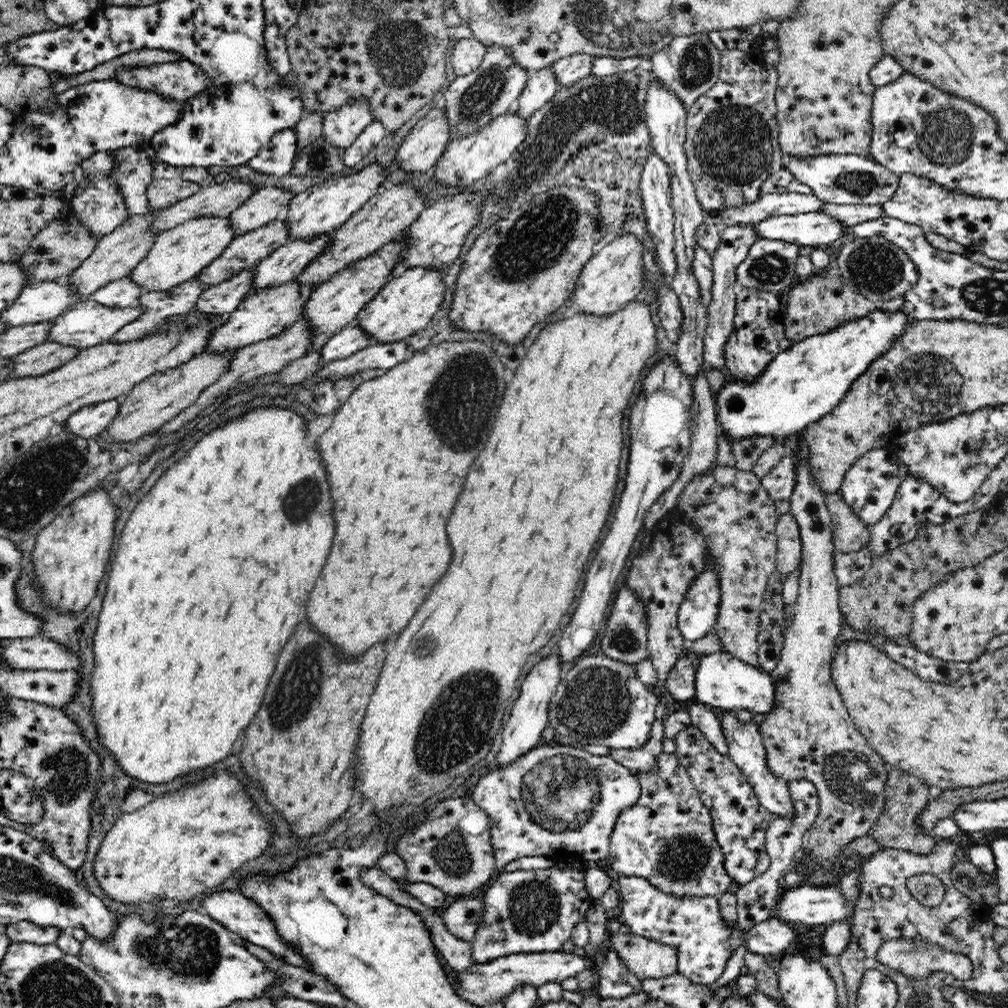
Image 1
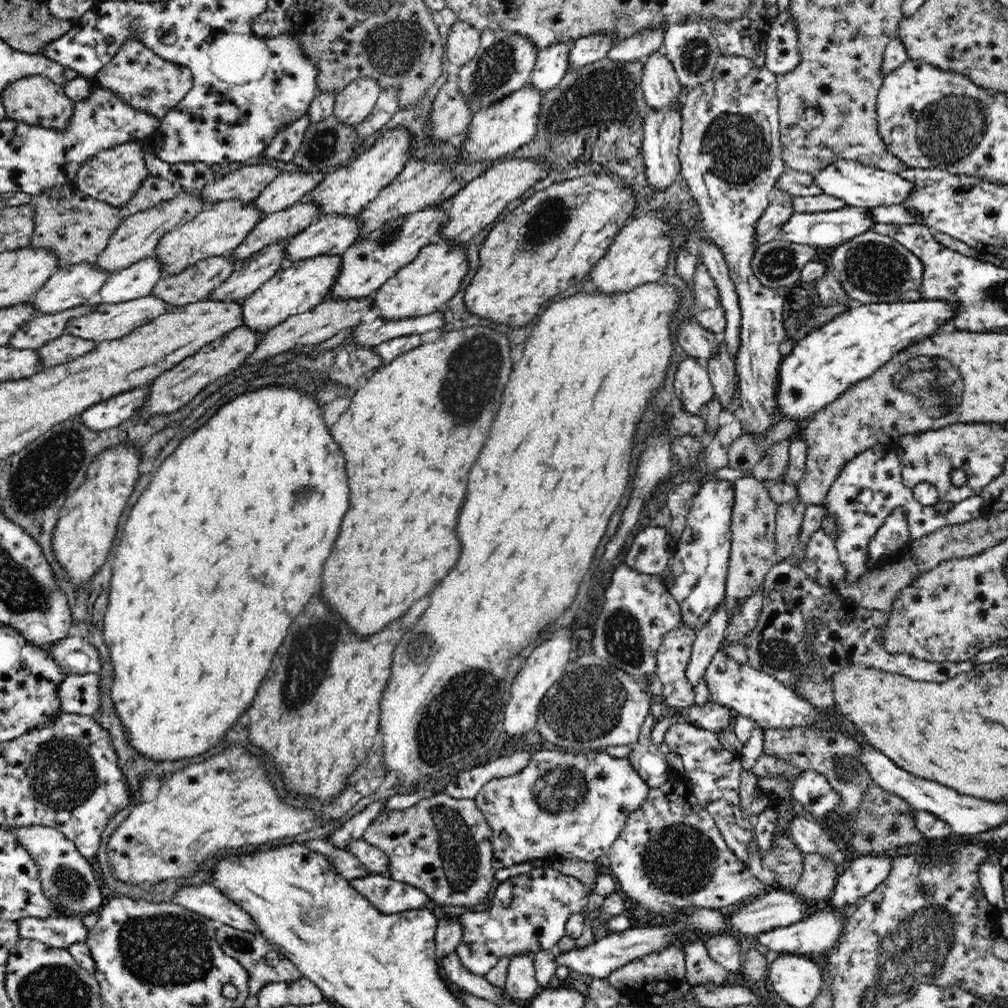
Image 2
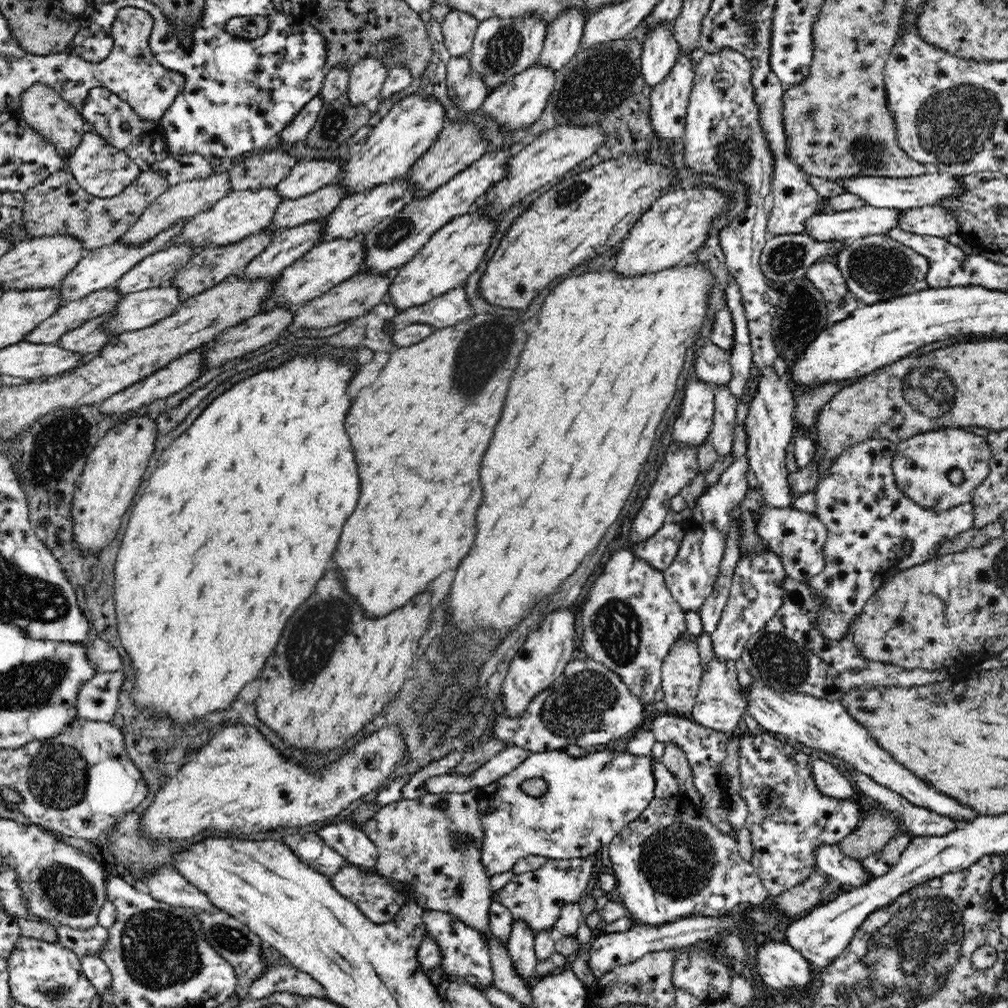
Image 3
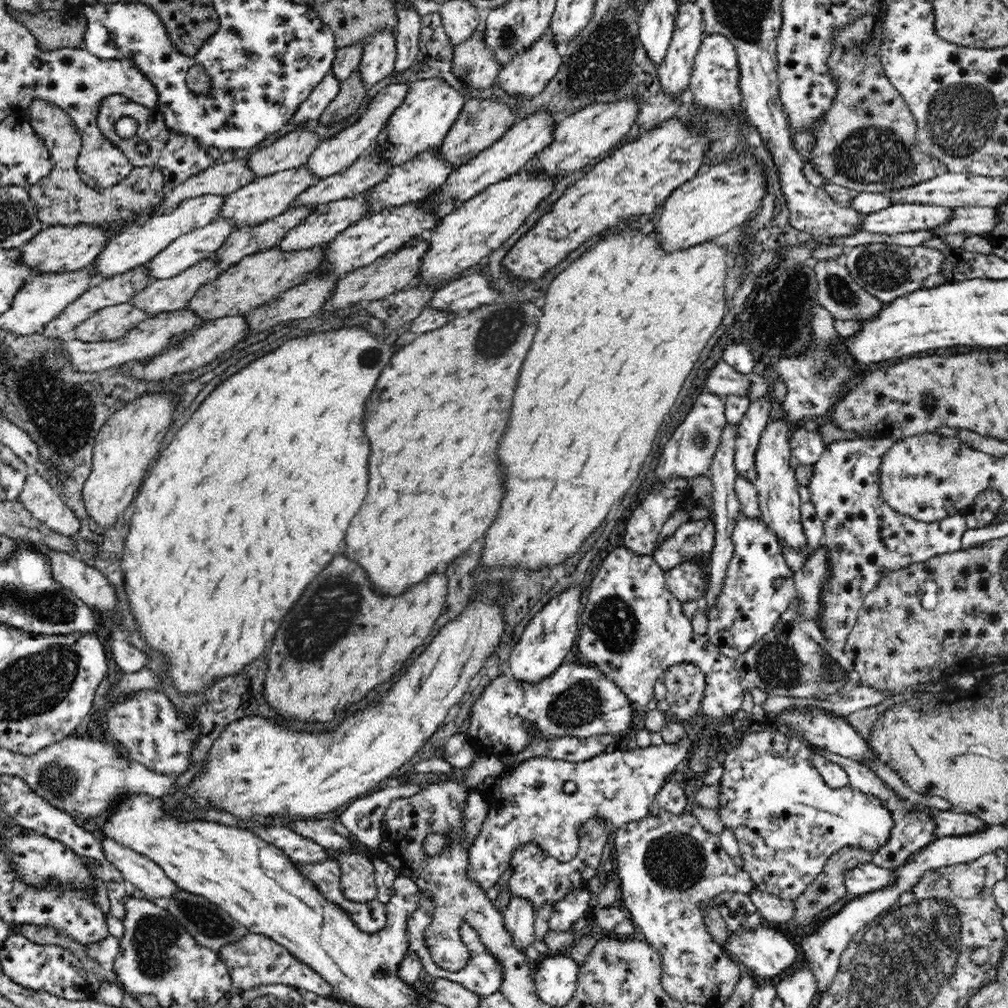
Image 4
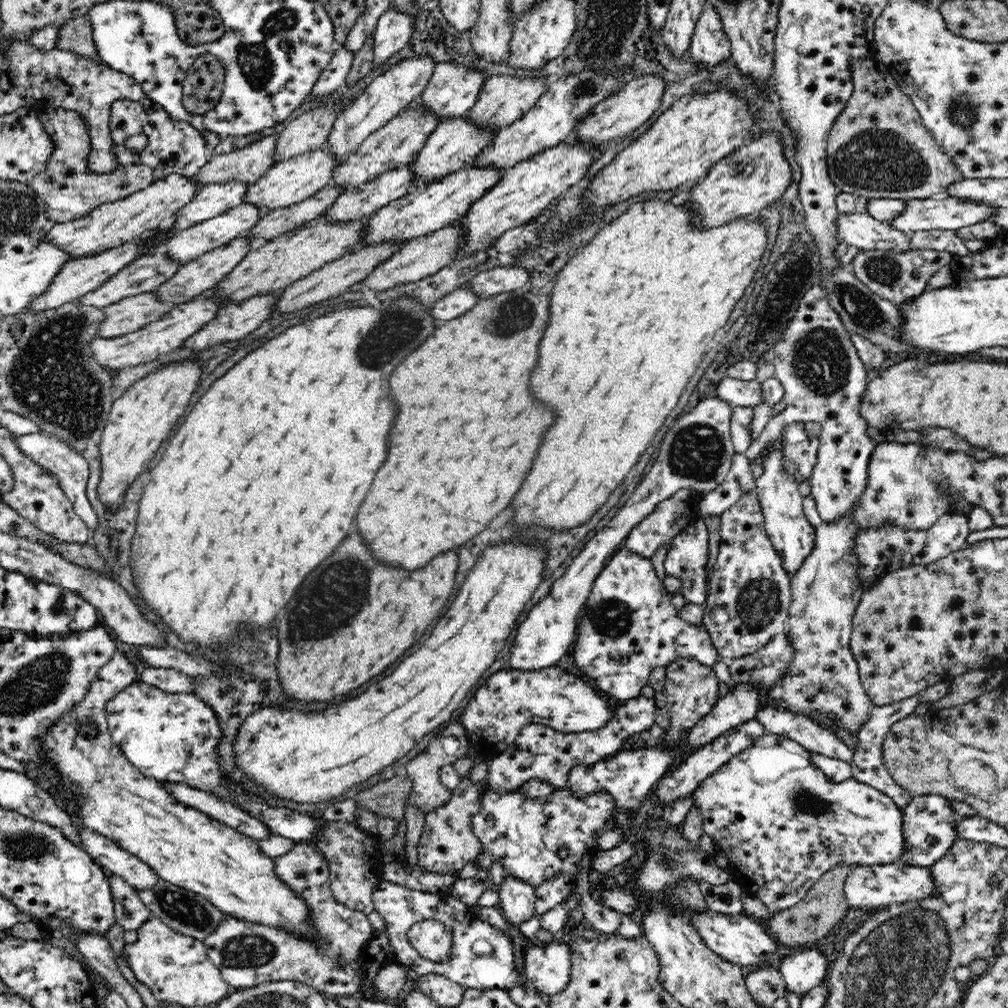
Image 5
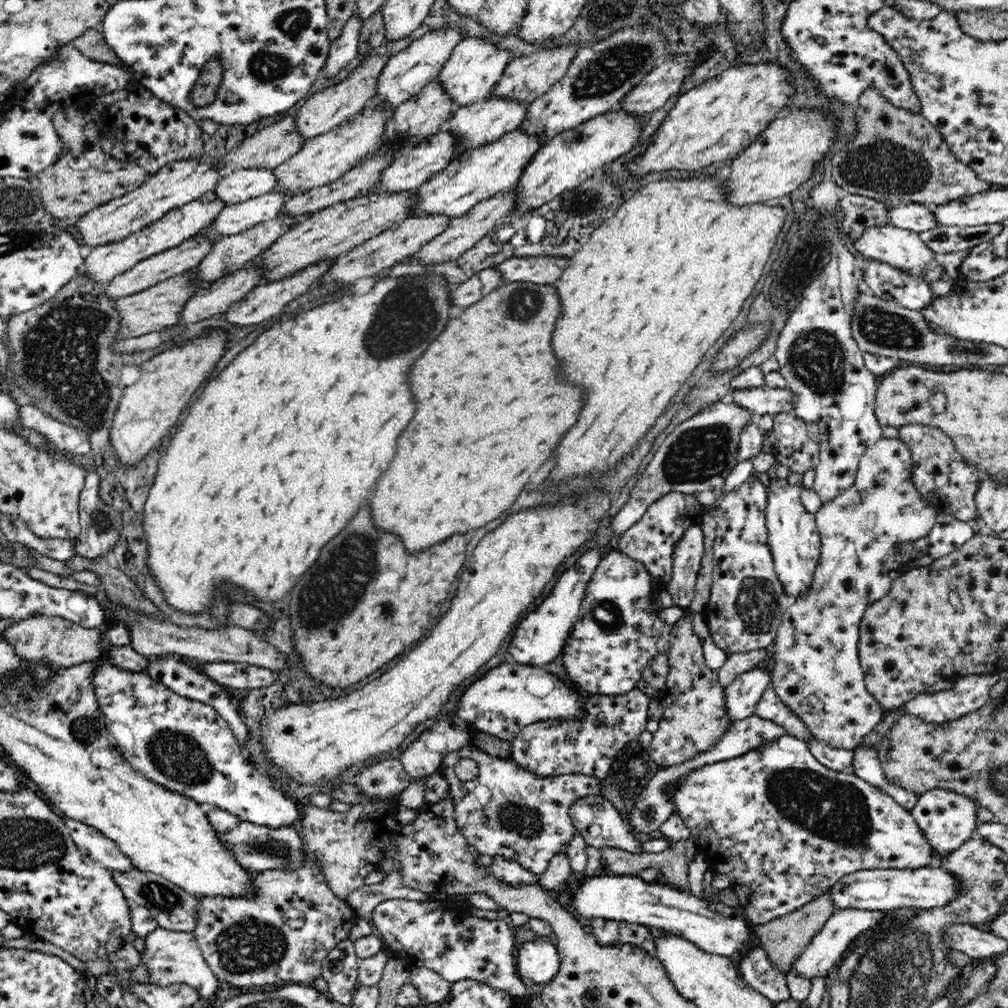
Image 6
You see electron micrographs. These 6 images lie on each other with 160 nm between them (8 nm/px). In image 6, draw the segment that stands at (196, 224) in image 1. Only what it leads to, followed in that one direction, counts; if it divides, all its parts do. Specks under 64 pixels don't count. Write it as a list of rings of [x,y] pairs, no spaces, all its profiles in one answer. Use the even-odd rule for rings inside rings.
[[[384,100],[368,102],[358,114],[334,127],[334,130],[306,139],[300,151],[274,169],[274,175],[278,180],[274,190],[284,191],[293,197],[312,188],[335,182],[347,171],[358,166],[358,162],[368,154],[378,150],[381,146],[381,136],[385,134],[385,122],[393,116],[393,113],[394,107],[390,107],[390,103]]]

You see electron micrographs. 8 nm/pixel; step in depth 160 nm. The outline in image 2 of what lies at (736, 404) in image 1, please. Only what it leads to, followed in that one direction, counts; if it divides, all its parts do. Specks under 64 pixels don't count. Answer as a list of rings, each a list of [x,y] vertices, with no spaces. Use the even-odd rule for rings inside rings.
[[[918,299],[914,302],[896,301],[890,303],[856,304],[845,314],[839,315],[816,330],[810,331],[802,340],[793,345],[792,351],[783,357],[778,380],[777,403],[781,409],[782,419],[804,420],[810,418],[820,408],[828,406],[846,392],[852,384],[868,378],[886,362],[892,360],[903,349],[916,345],[926,337],[937,333],[938,328],[956,317],[961,302],[944,302],[941,299]]]

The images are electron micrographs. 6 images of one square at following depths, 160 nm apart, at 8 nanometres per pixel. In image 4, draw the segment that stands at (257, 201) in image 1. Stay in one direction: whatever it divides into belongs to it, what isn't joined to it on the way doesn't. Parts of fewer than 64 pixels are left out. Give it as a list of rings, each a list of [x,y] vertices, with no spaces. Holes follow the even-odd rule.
[[[398,82],[398,84],[390,84],[386,88],[382,88],[368,104],[365,113],[353,125],[348,125],[348,127],[329,139],[320,141],[317,149],[313,150],[313,153],[308,157],[303,166],[310,168],[310,171],[314,172],[314,175],[318,175],[320,180],[347,170],[351,163],[356,162],[370,148],[372,142],[380,134],[380,130],[387,125],[387,120],[393,115],[396,108],[404,102],[404,98],[408,96],[409,84],[410,82]]]

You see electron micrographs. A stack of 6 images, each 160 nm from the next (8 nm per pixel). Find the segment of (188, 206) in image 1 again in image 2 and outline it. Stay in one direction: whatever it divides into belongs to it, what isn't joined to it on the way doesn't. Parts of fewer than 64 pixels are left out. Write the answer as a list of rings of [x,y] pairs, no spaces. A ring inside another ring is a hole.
[[[252,164],[224,176],[217,182],[206,184],[200,193],[205,197],[206,207],[234,198],[248,202],[257,199],[266,186],[276,179],[276,176],[280,176],[278,168]]]

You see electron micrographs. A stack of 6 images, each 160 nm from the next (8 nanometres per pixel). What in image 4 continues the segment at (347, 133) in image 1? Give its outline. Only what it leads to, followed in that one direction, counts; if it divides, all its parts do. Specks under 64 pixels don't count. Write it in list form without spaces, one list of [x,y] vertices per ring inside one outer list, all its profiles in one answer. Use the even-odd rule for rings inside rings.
[[[378,30],[378,33],[364,45],[358,72],[366,87],[385,80],[394,73],[397,57],[396,38],[393,30]]]

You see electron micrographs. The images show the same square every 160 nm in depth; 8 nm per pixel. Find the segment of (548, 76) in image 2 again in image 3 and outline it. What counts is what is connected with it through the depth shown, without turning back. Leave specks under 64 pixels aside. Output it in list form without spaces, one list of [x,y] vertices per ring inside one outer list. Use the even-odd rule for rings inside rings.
[[[566,8],[547,26],[539,62],[556,72],[564,68],[581,49],[584,25],[588,18],[581,8]]]

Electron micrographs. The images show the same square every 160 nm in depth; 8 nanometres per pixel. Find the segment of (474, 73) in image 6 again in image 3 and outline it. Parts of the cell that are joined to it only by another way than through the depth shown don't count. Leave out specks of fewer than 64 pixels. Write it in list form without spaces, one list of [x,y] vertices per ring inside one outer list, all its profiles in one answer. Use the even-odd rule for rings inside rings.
[[[410,94],[396,100],[394,107],[371,130],[365,143],[344,162],[342,169],[346,172],[340,183],[344,183],[345,190],[348,190],[345,196],[358,194],[376,183],[388,183],[407,176],[414,162],[434,144],[439,132],[447,126],[444,120],[446,111],[431,94]]]

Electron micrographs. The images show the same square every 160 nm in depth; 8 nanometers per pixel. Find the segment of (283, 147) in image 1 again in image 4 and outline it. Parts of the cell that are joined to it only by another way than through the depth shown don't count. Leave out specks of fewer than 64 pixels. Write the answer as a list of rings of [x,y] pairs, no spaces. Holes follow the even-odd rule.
[[[330,72],[320,84],[316,85],[316,88],[310,93],[310,97],[302,102],[294,114],[292,122],[300,125],[300,122],[318,119],[329,104],[334,101],[334,98],[338,96],[340,87],[341,83]]]

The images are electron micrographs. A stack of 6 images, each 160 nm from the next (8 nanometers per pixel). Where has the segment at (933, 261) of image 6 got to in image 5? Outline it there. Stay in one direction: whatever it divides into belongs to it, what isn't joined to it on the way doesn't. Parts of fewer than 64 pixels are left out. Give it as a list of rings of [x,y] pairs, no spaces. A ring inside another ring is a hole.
[[[840,213],[837,218],[837,235],[840,240],[860,250],[907,251],[910,235],[900,232],[888,222],[880,222],[869,213]]]

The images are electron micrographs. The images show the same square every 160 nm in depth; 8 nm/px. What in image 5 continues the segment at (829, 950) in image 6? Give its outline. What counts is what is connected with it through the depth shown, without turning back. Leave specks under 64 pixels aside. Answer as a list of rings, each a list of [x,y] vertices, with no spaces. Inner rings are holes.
[[[806,949],[779,959],[778,969],[786,990],[804,997],[814,987],[820,986],[829,973],[828,960],[820,950]]]

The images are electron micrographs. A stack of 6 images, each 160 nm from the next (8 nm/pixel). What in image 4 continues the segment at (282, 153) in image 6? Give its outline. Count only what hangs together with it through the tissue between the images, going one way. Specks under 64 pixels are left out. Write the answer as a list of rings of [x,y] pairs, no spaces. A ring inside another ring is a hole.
[[[230,156],[225,163],[214,164],[163,193],[161,201],[155,207],[154,216],[169,213],[188,198],[198,198],[202,194],[229,195],[255,181],[256,175],[250,171],[248,158],[235,159]]]

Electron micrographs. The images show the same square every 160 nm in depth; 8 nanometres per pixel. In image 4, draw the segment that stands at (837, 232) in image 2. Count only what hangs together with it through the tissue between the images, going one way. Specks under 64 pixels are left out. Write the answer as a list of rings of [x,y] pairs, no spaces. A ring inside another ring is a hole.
[[[902,203],[863,215],[859,230],[874,234],[896,234],[936,229],[946,224],[950,217],[953,217],[953,207]]]

